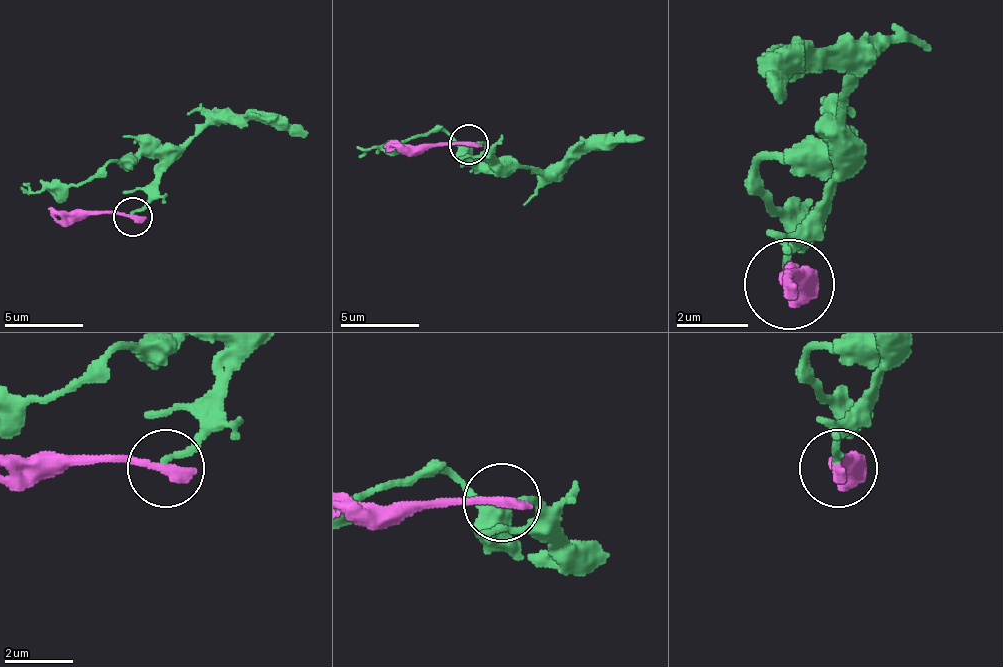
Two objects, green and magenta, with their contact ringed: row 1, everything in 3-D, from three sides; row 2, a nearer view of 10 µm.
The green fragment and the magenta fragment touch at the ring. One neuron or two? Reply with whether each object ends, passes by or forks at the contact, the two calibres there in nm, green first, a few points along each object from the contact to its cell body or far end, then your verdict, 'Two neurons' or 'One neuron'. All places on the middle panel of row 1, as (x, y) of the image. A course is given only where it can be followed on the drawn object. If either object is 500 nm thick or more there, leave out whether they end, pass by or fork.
At the ring green ends. At the ring magenta ends. Thickness 180 nm (green) against 360 nm. Course of green: (469, 143), (481, 143), (501, 163), (544, 170), (563, 166), (583, 151), (645, 139). Course of magenta: (469, 143), (383, 147). Two neurons

